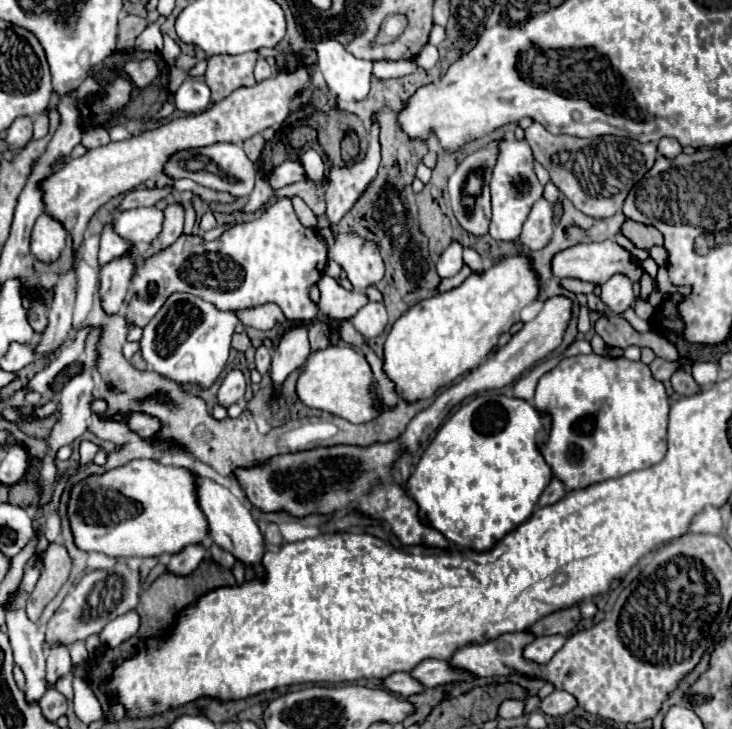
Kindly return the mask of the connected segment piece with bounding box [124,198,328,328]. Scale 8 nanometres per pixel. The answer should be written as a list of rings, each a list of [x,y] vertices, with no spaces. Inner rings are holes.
[[[278,198],[276,202],[268,204],[268,210],[264,210],[260,218],[246,224],[236,224],[212,242],[206,242],[200,234],[182,234],[166,250],[138,262],[132,274],[132,290],[126,300],[126,322],[128,326],[144,328],[174,292],[190,292],[194,296],[200,296],[202,300],[212,302],[220,310],[244,310],[276,302],[284,310],[284,316],[288,320],[310,322],[318,316],[318,308],[308,298],[308,288],[316,284],[324,274],[326,254],[328,248],[320,234],[314,228],[304,228],[298,222],[298,216],[288,198]]]

